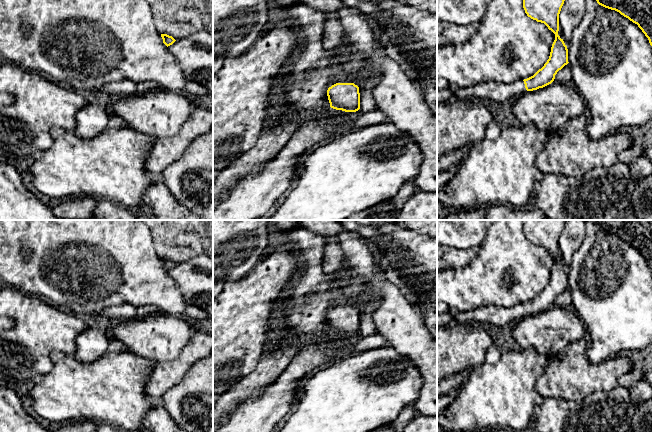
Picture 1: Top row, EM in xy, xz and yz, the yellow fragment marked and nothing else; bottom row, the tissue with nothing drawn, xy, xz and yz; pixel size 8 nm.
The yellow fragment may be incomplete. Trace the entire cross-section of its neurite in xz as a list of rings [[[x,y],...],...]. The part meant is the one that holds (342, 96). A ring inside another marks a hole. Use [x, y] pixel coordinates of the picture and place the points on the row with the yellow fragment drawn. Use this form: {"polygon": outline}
{"polygon": [[[350,74],[328,88],[327,96],[331,108],[345,112],[356,112],[360,109],[359,87],[354,84],[355,80],[356,77]]]}

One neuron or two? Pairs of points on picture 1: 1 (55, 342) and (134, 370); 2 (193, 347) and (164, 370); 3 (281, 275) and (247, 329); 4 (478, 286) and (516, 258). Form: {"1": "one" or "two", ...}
{"1": "two", "2": "one", "3": "one", "4": "one"}

